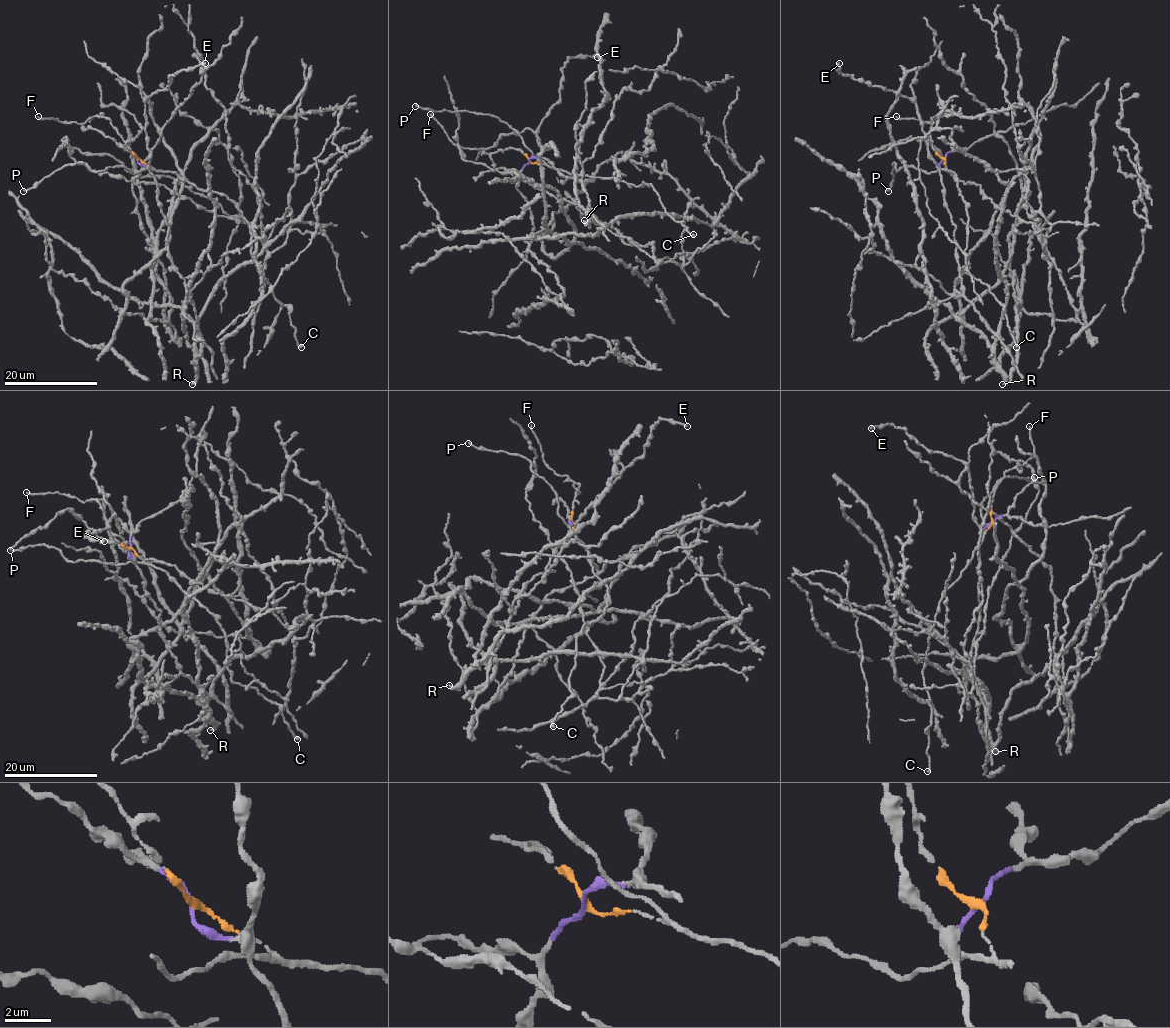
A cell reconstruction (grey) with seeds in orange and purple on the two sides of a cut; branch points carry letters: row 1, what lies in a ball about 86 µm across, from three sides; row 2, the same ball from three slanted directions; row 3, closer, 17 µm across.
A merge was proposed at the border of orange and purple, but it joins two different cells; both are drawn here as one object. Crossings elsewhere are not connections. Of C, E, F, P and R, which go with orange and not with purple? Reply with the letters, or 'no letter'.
C, F, P

